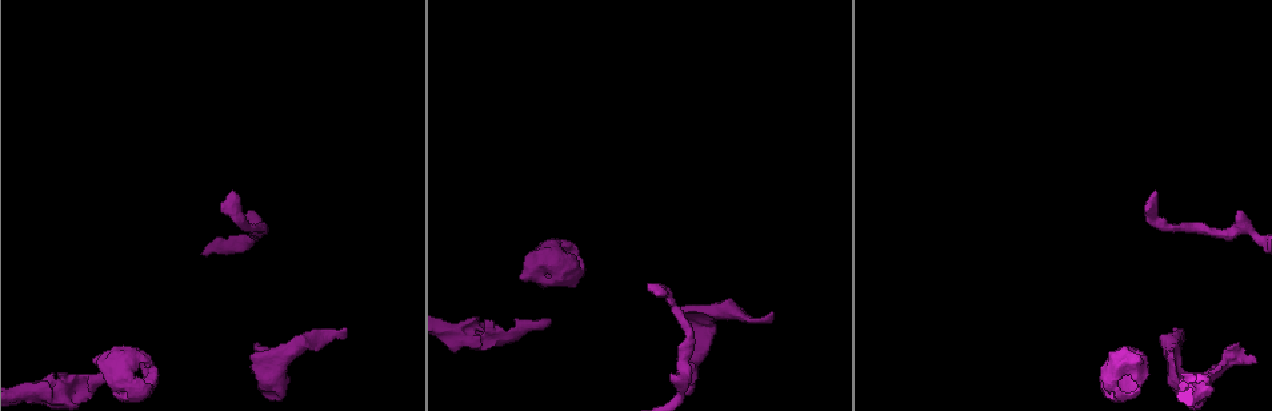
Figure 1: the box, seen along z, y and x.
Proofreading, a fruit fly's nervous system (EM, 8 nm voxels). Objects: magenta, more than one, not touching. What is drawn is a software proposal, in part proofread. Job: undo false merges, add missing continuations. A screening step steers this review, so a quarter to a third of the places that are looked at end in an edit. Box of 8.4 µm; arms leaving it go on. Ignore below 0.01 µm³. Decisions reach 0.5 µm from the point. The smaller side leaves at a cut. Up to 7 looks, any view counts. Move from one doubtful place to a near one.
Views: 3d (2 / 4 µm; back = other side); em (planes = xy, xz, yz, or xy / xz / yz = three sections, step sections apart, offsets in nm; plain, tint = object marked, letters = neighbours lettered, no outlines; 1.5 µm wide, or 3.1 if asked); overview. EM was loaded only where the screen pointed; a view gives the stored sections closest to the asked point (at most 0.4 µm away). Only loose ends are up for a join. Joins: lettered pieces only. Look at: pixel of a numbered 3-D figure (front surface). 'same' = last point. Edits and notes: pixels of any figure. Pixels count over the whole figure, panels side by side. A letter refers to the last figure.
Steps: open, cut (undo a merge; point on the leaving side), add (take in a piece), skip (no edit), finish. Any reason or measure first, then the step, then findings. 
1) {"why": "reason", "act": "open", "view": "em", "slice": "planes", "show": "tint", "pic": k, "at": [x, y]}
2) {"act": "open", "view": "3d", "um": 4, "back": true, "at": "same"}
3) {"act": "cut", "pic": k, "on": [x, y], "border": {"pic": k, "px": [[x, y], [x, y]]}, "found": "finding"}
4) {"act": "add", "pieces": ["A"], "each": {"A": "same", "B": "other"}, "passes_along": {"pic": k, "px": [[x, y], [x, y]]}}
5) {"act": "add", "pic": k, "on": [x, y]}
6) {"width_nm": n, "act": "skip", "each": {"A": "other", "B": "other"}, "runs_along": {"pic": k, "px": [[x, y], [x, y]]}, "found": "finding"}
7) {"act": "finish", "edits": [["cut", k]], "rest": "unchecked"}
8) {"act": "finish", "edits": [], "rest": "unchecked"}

{"why": "an open end", "act": "open", "view": "3d", "um": 4, "pic": 1, "at": [684, 306]}

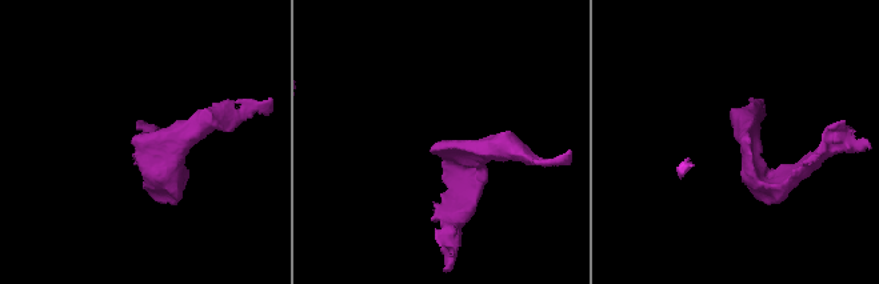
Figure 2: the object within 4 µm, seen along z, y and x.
{"why": "need the tissue", "act": "open", "view": "em", "slice": "planes", "show": "letters", "pic": 2, "at": [133, 139]}

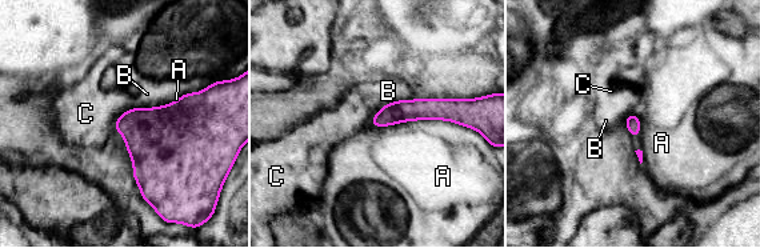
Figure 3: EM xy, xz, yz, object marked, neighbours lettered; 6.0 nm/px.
{"act": "skip", "each": {"A": "other", "B": "other", "C": "other"}, "border": {"pic": 3, "px": [[386, 104], [370, 123]]}, "found": "no lettered piece goes on from it"}

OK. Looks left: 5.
{"act": "open", "view": "3d", "um": 4, "pic": 1, "at": [655, 293]}

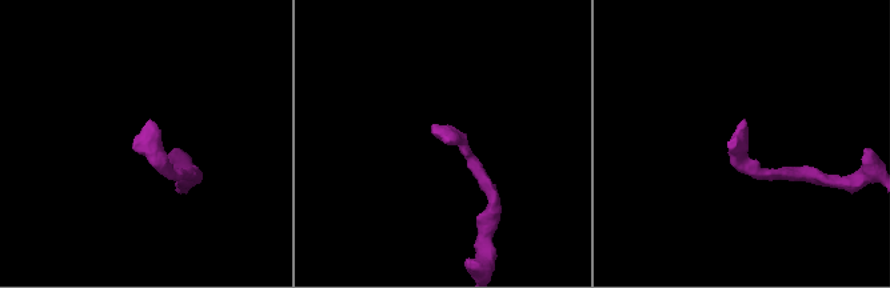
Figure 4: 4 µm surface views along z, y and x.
{"why": "shape alone is not enough", "act": "open", "view": "em", "slice": "planes", "show": "letters", "pic": 4, "at": [146, 125]}

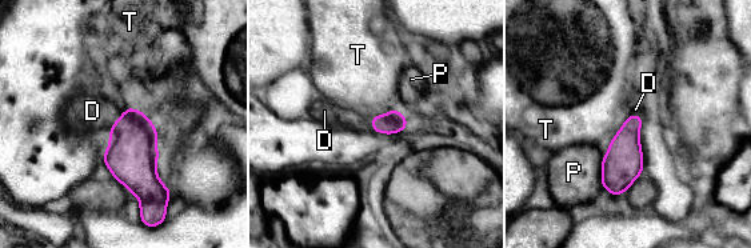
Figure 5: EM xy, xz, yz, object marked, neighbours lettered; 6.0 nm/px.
{"width_nm": 130, "act": "add", "pic": 5, "on": [92, 111], "each": {"D": "same", "P": "other", "T": "other"}, "passes_along": {"pic": 5, "px": [[132, 154], [116, 120], [92, 111]]}, "found": "the neuron continues"}

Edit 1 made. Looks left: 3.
{"act": "finish", "edits": [["add", 5]], "rest": "unchecked"}

